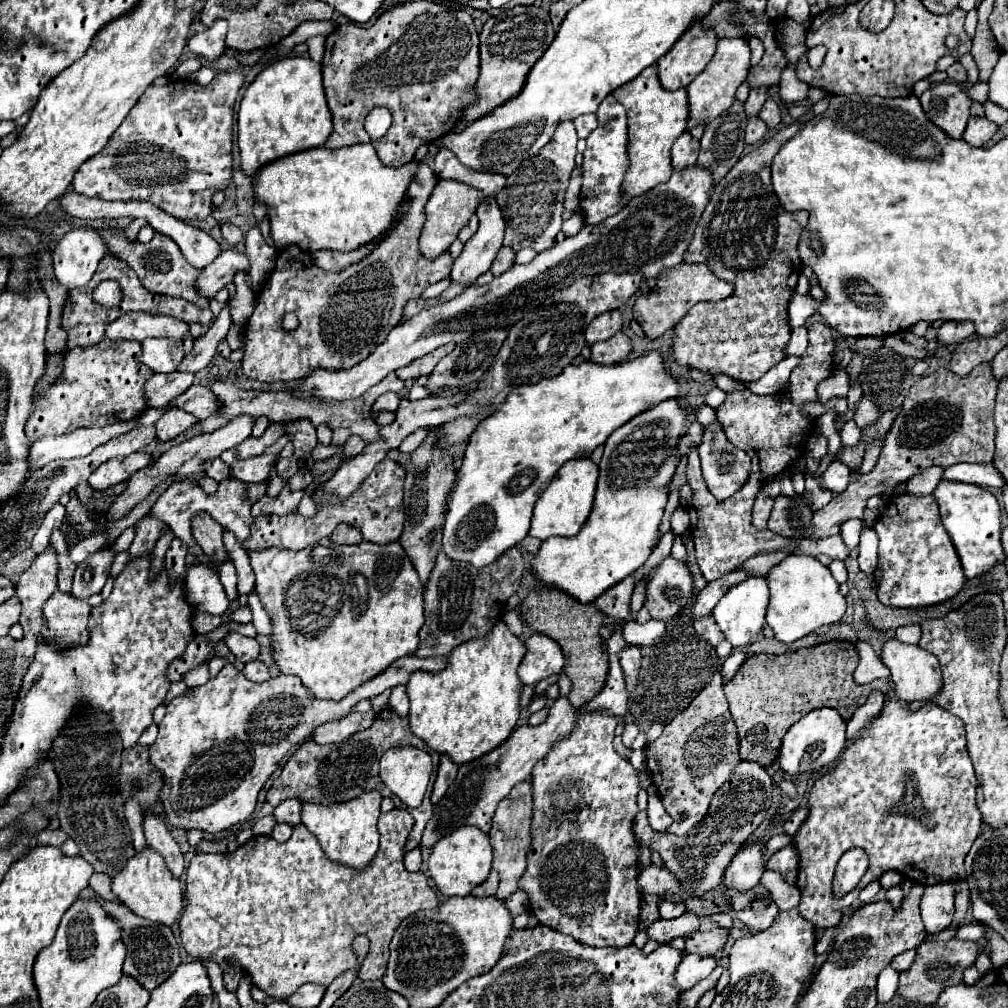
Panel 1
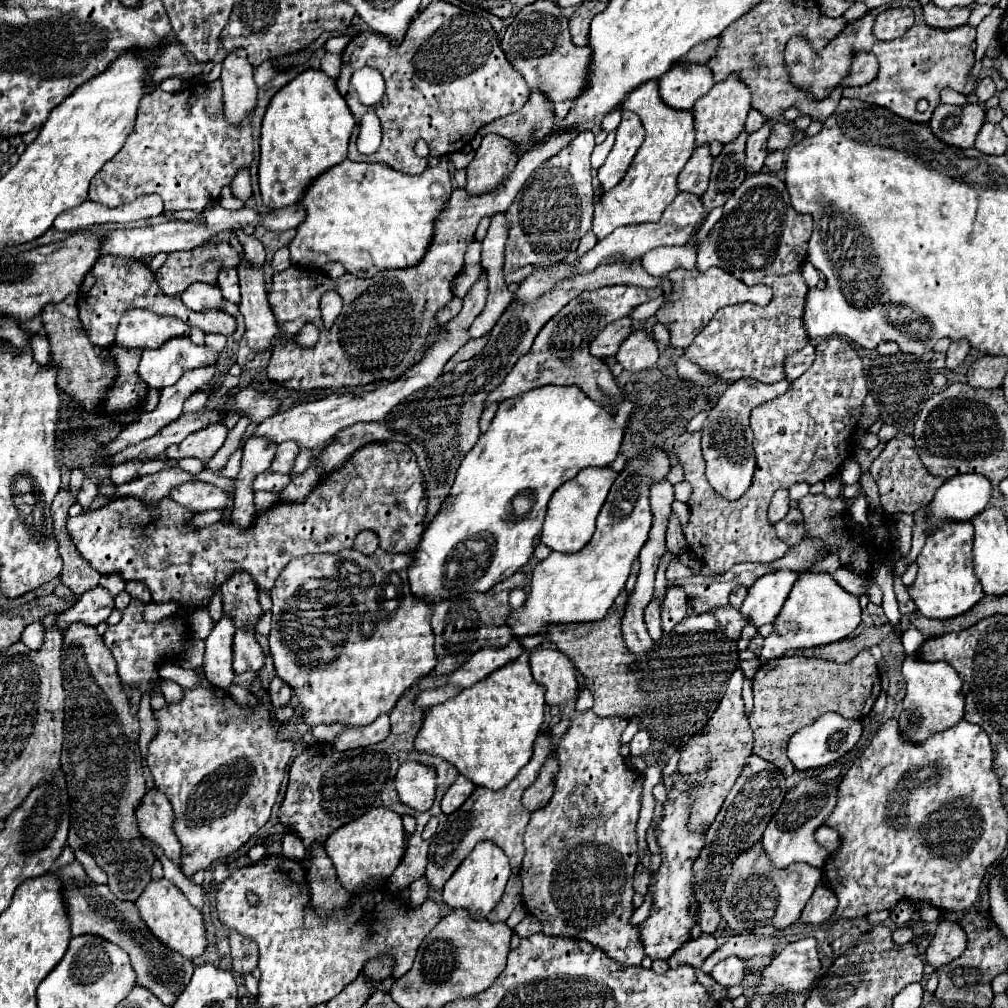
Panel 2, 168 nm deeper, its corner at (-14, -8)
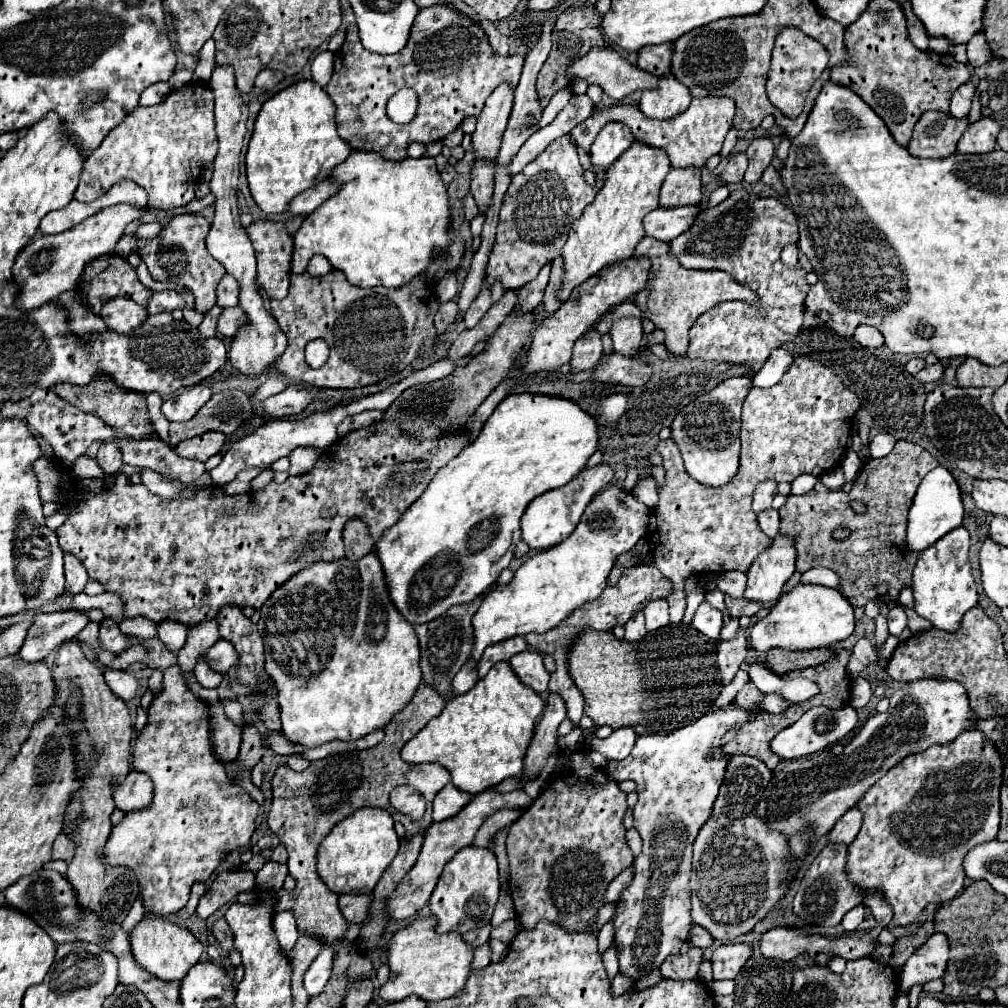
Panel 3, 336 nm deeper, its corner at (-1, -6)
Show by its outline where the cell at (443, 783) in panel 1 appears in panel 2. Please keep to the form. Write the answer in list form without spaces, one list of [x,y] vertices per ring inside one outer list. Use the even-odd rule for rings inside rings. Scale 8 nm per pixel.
[[[459,776],[459,778],[451,784],[451,788],[445,792],[445,796],[443,796],[443,800],[441,800],[441,810],[443,810],[445,814],[455,812],[455,810],[467,800],[467,796],[473,792],[473,788],[475,788],[475,784],[473,784],[471,780],[467,780],[465,776]]]

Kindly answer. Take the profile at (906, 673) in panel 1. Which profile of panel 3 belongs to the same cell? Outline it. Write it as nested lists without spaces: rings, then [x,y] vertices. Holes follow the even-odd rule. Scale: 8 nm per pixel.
[[[916,680],[904,684],[890,698],[890,708],[884,714],[872,716],[844,746],[840,756],[818,752],[800,760],[782,762],[756,806],[762,820],[770,828],[790,836],[802,826],[814,824],[814,842],[822,838],[840,816],[854,808],[858,800],[872,788],[888,770],[900,764],[906,756],[928,750],[930,746],[950,744],[962,732],[974,730],[978,718],[970,708],[966,688],[952,680]]]

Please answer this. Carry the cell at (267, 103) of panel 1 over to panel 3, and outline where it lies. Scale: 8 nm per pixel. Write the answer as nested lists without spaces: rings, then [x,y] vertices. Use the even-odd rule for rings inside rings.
[[[304,80],[304,82],[292,84],[290,88],[278,92],[270,100],[266,100],[258,114],[254,134],[252,134],[252,140],[248,146],[248,154],[246,154],[246,174],[248,174],[252,198],[256,200],[258,208],[262,212],[282,214],[282,212],[286,212],[286,208],[294,196],[298,196],[300,192],[326,180],[332,174],[332,170],[338,164],[342,164],[342,160],[346,160],[350,154],[352,154],[350,144],[346,144],[336,132],[334,104],[326,96],[324,88],[320,84],[316,84],[314,80]]]

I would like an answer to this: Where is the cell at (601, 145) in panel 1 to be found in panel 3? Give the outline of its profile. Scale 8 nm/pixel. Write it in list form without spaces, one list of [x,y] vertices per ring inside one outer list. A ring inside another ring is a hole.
[[[622,122],[606,124],[590,146],[590,154],[598,172],[604,172],[604,168],[608,168],[614,160],[618,160],[618,156],[626,152],[626,148],[630,148],[632,142],[634,136],[630,128],[626,128],[626,124]]]

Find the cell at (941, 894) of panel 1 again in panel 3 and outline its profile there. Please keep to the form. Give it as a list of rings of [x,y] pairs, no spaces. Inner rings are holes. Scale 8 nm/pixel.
[[[932,934],[928,942],[910,956],[900,972],[900,992],[908,994],[912,986],[926,984],[930,980],[942,978],[948,962],[948,940],[944,934]]]

